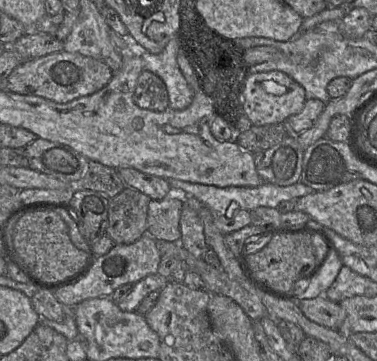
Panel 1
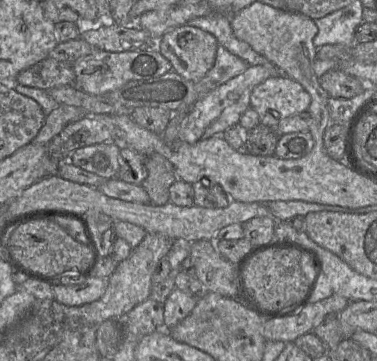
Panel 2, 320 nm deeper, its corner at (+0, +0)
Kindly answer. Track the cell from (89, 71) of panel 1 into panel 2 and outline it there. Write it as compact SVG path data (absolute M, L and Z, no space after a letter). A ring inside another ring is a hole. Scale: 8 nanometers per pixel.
M95 49L73 64L75 72L74 87L91 95L102 95L114 91L128 82L156 78L172 71L171 63L157 49L126 52L107 52Z

